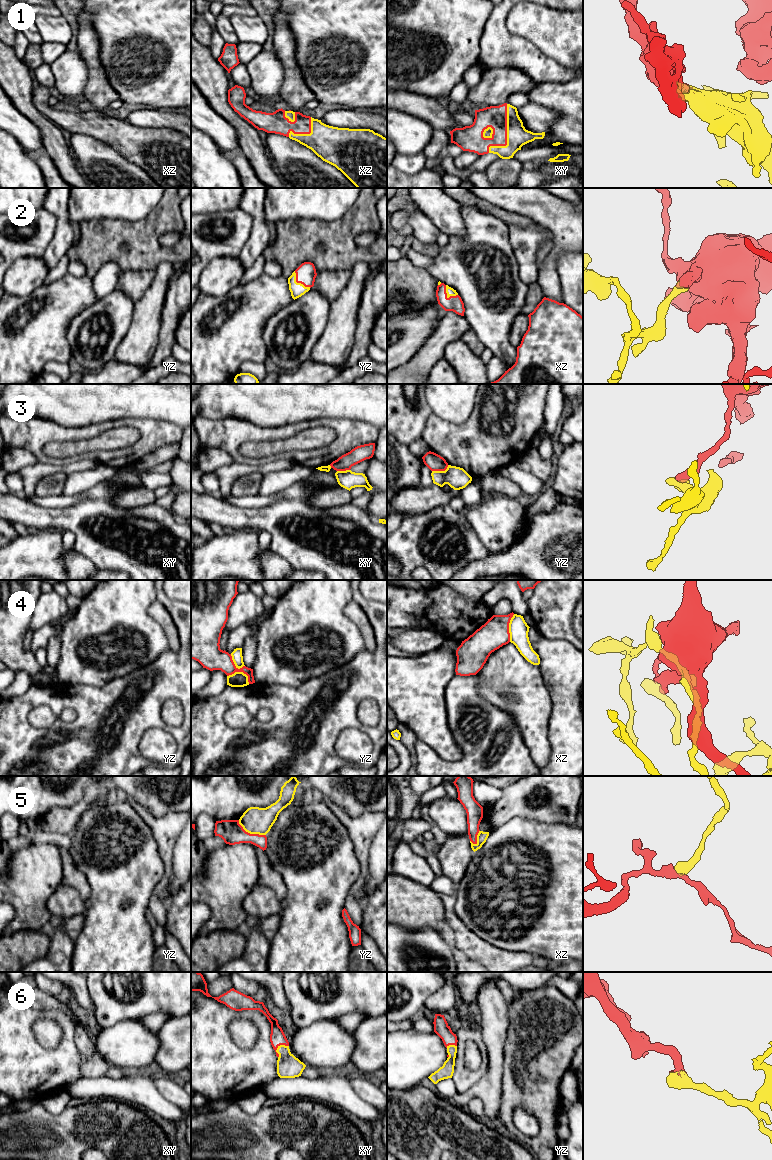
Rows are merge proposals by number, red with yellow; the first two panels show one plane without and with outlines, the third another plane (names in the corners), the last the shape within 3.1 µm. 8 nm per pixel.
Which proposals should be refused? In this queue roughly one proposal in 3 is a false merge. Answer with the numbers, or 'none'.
3, 4, 5

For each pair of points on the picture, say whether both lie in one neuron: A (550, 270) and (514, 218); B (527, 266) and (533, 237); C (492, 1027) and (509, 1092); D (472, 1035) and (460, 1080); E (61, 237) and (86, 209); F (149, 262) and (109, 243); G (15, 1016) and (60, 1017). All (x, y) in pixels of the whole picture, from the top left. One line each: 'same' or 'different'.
A: different
B: same
C: different
D: same
E: different
F: same
G: same

